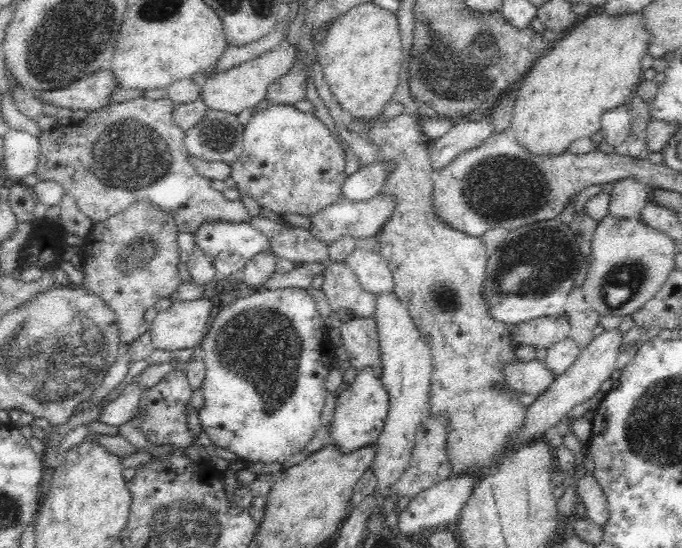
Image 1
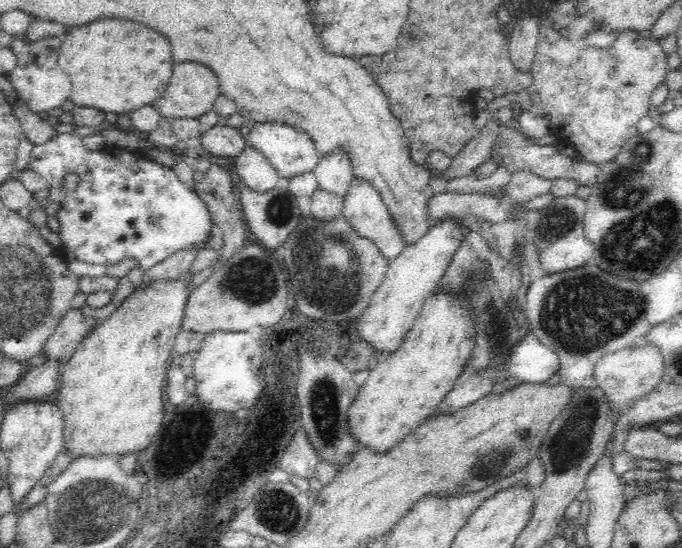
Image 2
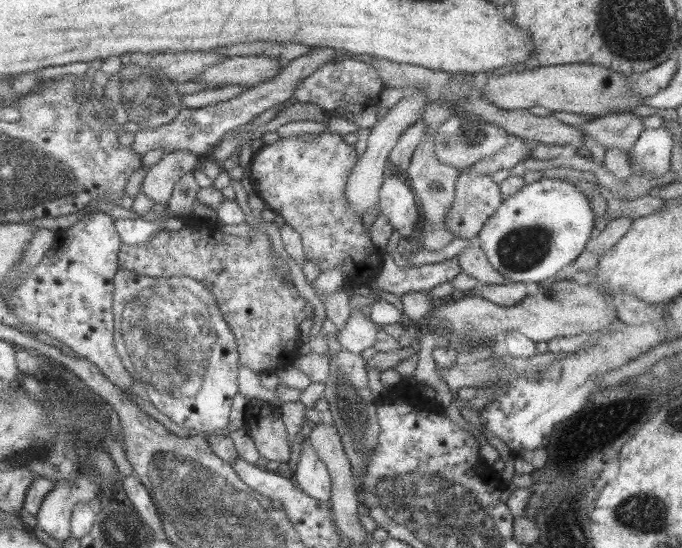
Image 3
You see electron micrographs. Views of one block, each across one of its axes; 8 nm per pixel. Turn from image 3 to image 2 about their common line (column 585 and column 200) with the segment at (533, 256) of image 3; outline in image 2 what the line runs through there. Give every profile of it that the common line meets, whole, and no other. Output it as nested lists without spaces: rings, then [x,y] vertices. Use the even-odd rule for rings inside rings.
[[[56,133],[42,144],[35,144],[29,155],[29,168],[46,180],[48,196],[52,203],[59,205],[57,215],[58,235],[62,241],[61,248],[71,251],[74,259],[89,265],[110,267],[125,259],[134,259],[140,269],[148,270],[158,262],[172,256],[176,250],[207,247],[206,241],[214,231],[210,223],[210,214],[206,205],[199,199],[197,192],[190,190],[176,175],[176,171],[164,162],[148,159],[139,151],[107,145],[99,150],[84,147],[82,137],[78,134]],[[76,173],[80,184],[74,192],[65,192],[60,181],[65,174]]]

